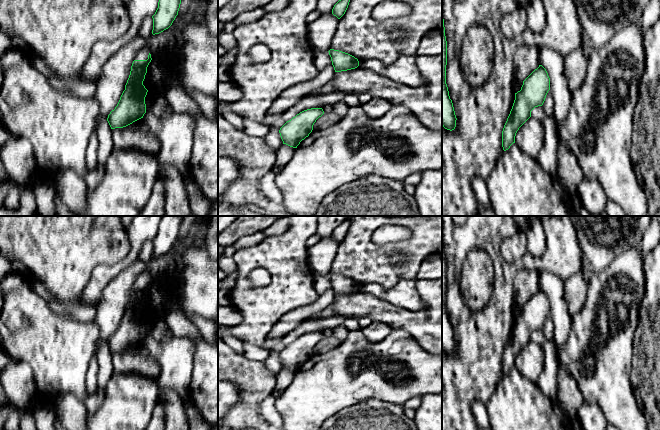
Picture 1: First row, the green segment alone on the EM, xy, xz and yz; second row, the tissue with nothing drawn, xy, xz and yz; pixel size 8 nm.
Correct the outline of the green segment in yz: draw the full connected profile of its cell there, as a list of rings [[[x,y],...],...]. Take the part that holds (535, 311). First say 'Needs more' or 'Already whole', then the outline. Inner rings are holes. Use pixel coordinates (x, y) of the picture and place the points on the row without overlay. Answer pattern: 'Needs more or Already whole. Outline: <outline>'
Already whole. Outline: [[[539,289],[524,305],[502,355],[502,371],[506,375],[515,367],[519,352],[531,341],[531,335],[542,330],[548,315],[550,302],[546,293]]]

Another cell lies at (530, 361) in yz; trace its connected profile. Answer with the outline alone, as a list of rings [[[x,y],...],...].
[[[530,341],[517,355],[515,367],[530,381],[536,383],[544,370],[544,350]]]

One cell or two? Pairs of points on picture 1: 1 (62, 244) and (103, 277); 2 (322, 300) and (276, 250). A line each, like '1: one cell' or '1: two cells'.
1: two cells
2: two cells

